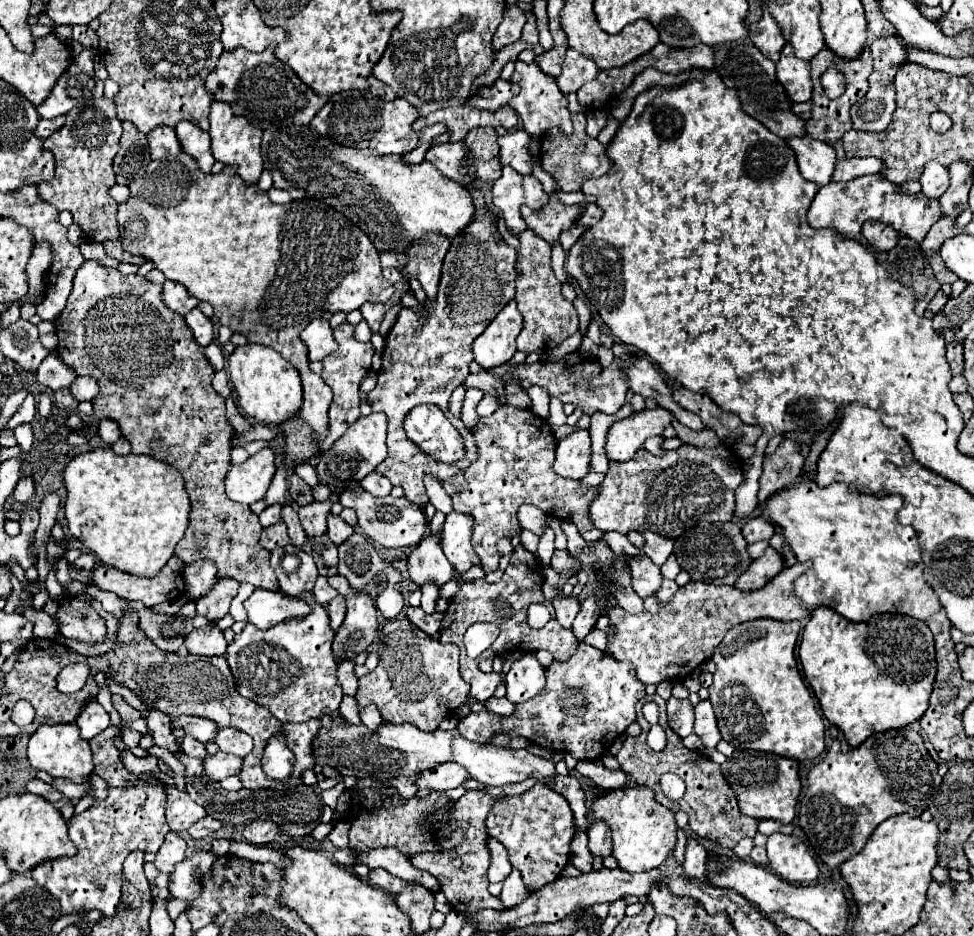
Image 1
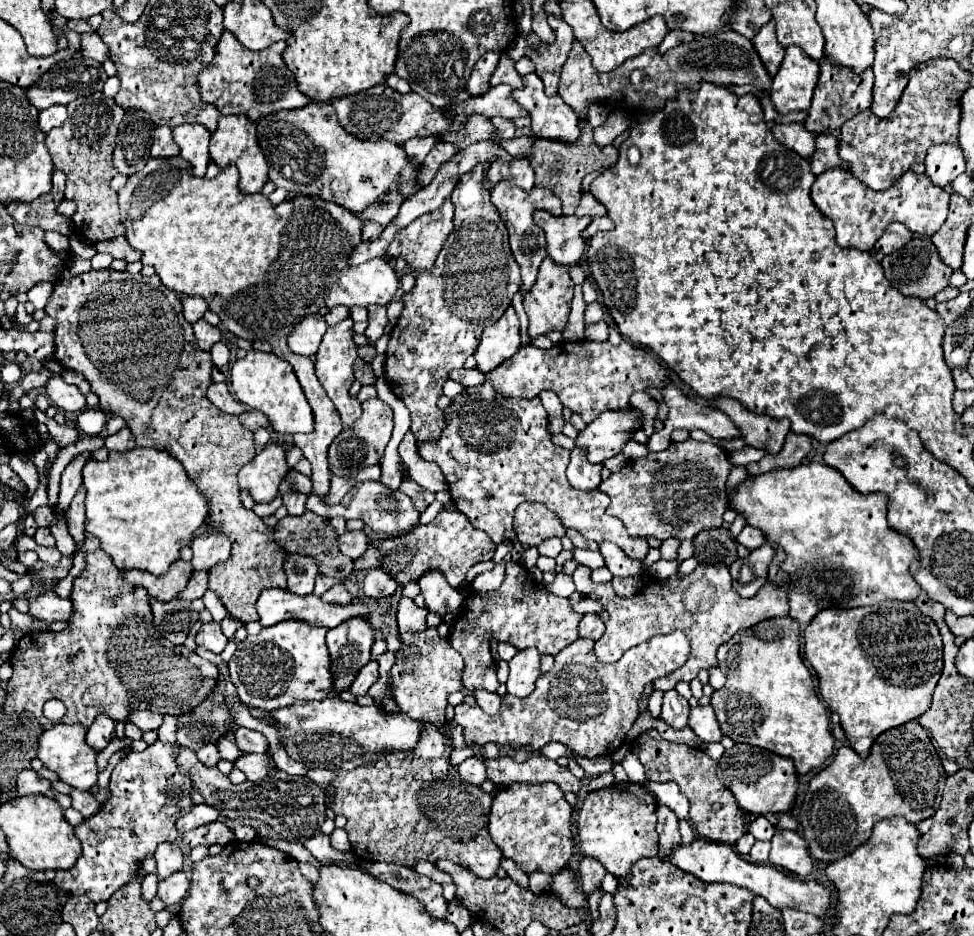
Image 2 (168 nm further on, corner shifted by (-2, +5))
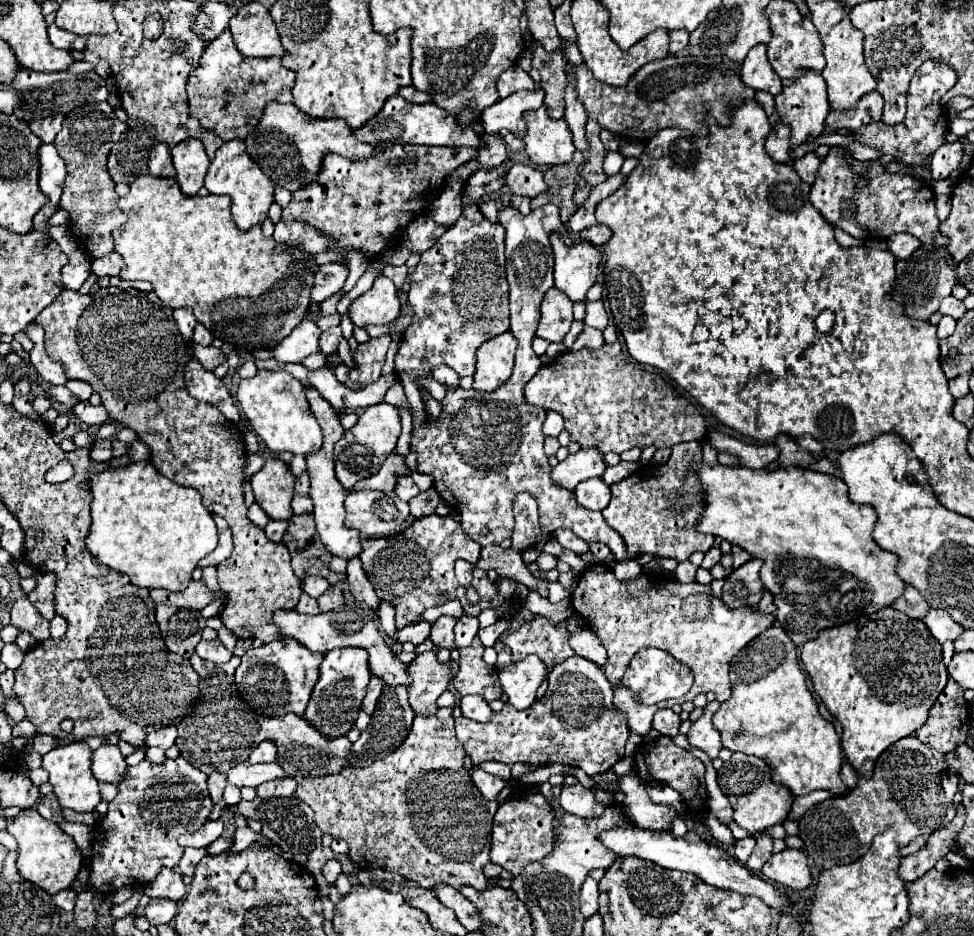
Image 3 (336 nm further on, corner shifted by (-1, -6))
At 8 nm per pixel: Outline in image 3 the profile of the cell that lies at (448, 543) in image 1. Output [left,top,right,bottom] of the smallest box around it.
[362,513,514,629]

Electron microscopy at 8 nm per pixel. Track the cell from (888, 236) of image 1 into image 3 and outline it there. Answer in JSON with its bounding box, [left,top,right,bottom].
[888,233,922,259]

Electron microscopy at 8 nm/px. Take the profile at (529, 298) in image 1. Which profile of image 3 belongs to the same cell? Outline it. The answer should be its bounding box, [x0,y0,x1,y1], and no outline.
[536,287,572,343]

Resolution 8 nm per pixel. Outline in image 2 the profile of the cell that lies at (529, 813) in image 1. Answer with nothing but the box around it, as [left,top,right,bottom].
[489,782,573,874]

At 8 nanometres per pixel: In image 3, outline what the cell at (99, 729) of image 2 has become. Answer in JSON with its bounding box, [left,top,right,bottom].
[92,743,126,785]

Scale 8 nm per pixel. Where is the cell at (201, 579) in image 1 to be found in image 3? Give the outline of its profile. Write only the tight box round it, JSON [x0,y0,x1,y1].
[198,515,232,567]

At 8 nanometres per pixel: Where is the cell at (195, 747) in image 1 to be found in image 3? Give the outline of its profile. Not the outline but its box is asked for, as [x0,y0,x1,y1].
[208,773,228,803]

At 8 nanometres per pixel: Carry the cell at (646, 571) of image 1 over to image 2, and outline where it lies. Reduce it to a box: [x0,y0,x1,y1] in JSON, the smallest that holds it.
[599,542,643,576]

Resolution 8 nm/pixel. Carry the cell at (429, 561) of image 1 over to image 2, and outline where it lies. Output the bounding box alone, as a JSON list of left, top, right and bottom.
[417,570,465,616]

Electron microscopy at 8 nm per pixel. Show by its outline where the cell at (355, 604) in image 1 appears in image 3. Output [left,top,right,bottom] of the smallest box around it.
[304,647,370,739]

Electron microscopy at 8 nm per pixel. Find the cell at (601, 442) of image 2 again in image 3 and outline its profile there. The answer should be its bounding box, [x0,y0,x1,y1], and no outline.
[552,449,606,491]

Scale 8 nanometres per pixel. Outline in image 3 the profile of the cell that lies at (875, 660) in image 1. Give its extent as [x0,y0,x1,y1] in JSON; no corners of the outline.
[800,607,948,777]

